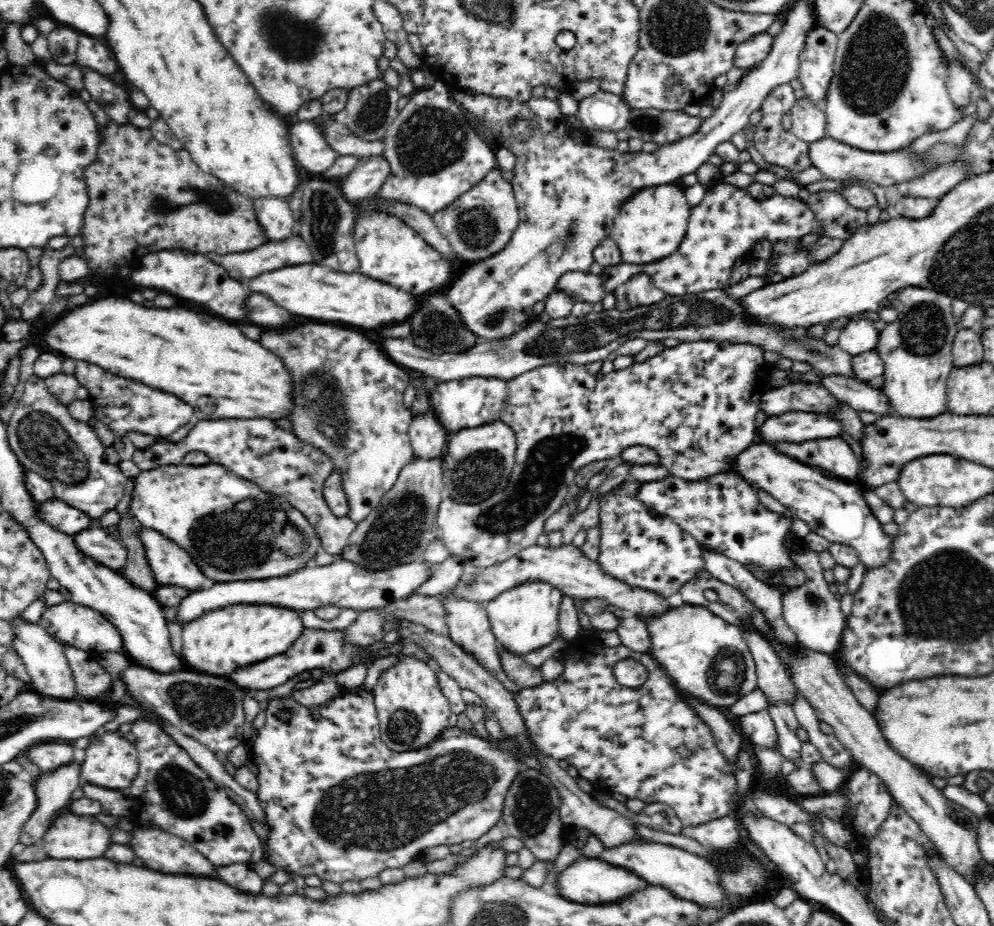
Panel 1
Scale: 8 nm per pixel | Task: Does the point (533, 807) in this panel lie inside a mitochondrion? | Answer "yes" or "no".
yes

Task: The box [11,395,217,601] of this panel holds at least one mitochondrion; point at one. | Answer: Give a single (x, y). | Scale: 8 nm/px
(42, 437)

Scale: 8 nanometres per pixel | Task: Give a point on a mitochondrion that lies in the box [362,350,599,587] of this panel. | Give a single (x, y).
(542, 475)

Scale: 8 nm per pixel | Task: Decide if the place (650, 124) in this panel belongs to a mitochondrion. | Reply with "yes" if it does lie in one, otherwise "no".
yes

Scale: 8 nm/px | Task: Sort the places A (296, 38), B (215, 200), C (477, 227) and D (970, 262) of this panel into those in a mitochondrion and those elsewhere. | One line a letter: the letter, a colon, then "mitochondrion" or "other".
A: mitochondrion
B: mitochondrion
C: mitochondrion
D: mitochondrion

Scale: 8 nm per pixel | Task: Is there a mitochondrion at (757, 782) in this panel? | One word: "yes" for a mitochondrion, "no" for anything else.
no

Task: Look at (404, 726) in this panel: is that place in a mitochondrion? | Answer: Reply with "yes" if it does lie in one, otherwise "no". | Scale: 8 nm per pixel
yes

